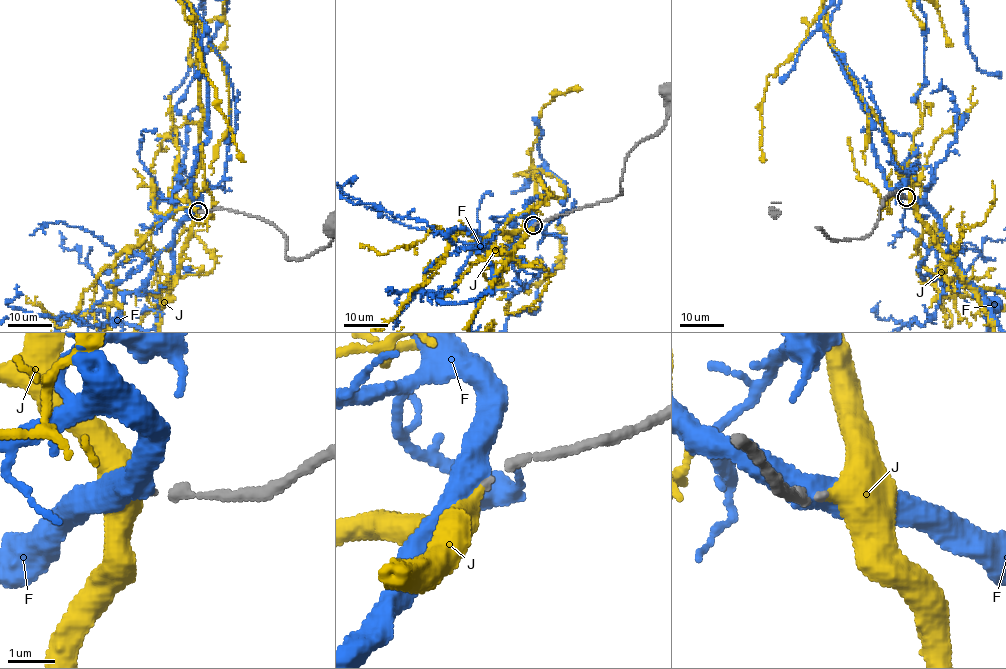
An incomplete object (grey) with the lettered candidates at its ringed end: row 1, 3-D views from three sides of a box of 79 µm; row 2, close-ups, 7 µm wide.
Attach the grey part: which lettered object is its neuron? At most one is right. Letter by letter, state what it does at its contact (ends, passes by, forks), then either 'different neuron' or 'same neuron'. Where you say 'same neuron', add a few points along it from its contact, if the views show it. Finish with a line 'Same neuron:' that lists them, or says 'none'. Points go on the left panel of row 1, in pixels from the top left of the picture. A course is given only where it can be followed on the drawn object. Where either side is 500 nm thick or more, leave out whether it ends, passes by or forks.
F: it passes by; different neuron
J: it ends there; same neuron
Same neuron: J

